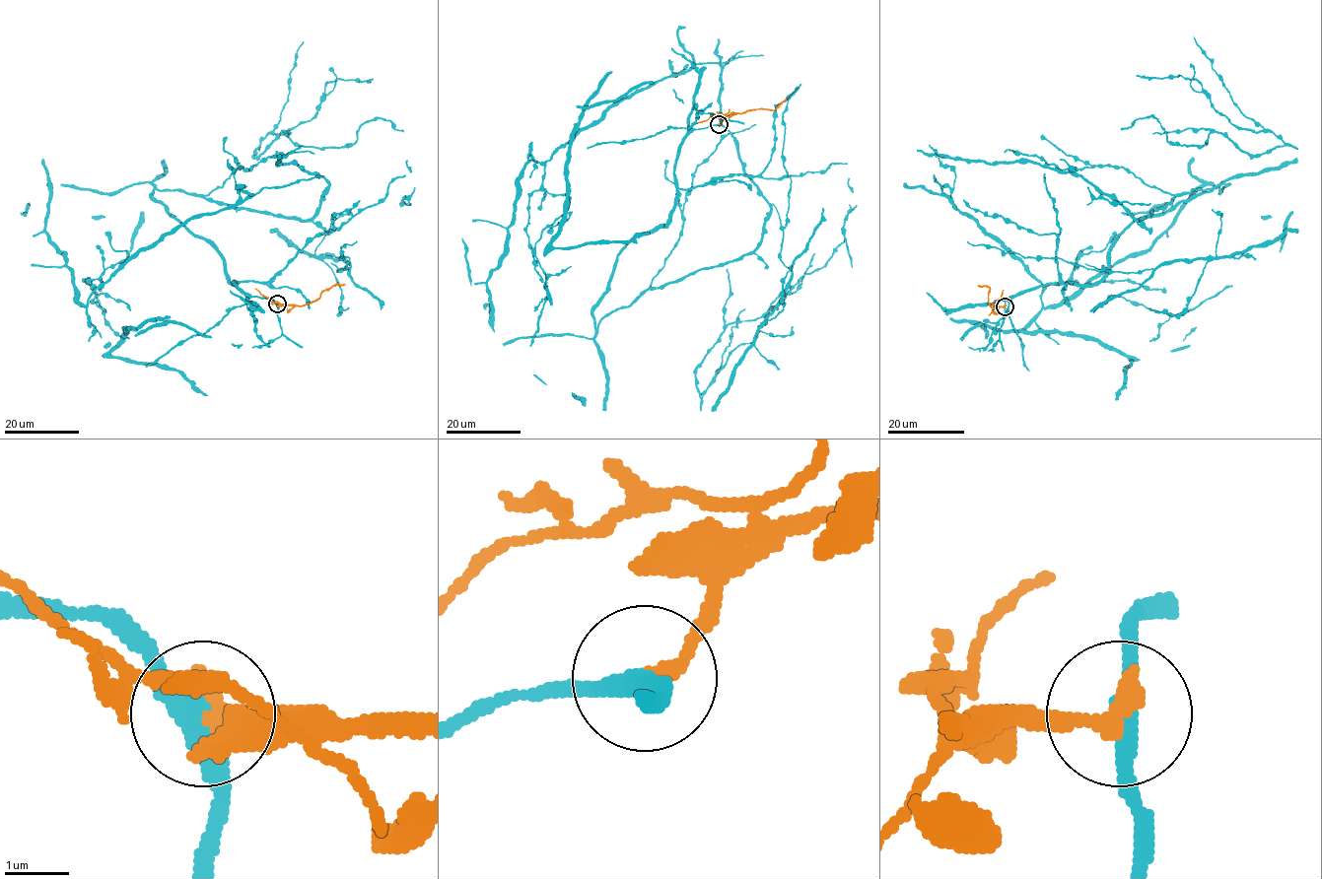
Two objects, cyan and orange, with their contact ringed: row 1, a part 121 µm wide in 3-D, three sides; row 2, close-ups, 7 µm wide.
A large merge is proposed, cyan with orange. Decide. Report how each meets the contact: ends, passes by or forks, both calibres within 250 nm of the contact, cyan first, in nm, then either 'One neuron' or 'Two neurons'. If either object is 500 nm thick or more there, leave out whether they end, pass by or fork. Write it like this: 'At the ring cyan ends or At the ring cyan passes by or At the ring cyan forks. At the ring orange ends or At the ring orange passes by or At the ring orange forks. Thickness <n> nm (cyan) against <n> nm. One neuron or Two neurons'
At the ring cyan passes by. At the ring orange ends. Thickness 360 nm (cyan) against 380 nm. Two neurons

